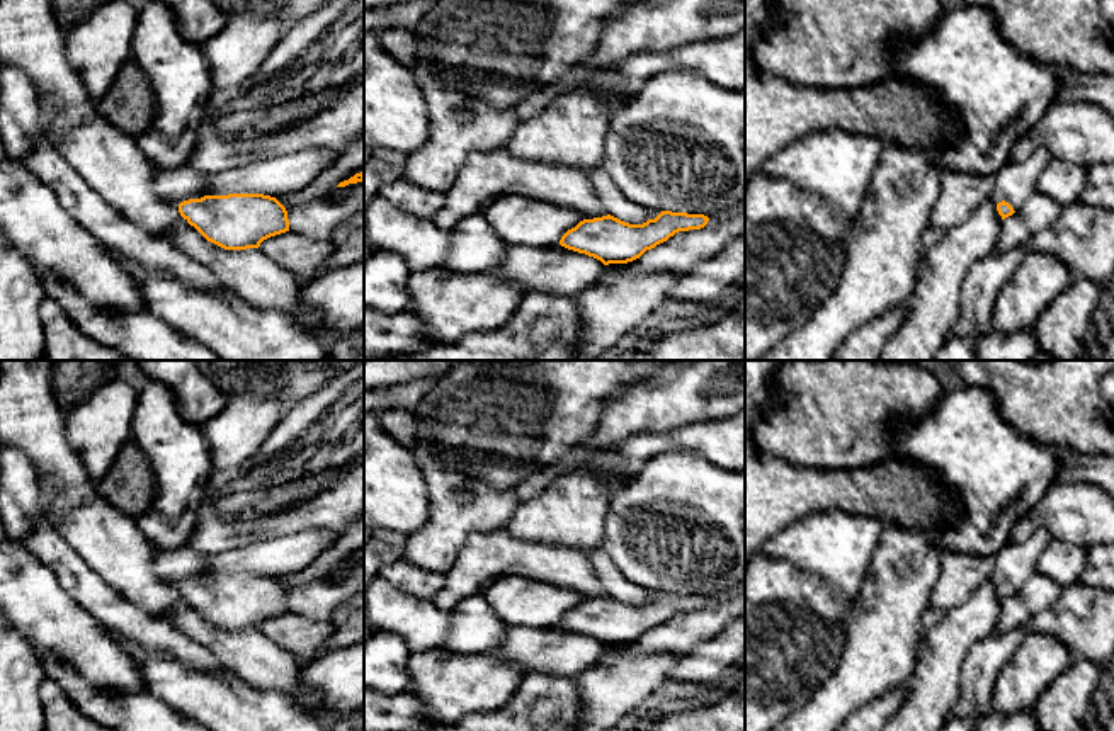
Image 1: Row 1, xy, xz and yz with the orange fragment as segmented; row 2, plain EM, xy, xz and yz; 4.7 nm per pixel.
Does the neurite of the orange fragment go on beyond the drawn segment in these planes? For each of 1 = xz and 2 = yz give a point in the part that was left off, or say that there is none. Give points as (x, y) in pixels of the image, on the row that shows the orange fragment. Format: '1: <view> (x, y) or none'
1: none
2: yz (1016, 181)

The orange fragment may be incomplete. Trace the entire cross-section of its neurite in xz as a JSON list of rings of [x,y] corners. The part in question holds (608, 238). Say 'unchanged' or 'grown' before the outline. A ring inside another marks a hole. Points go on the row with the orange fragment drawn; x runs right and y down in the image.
unchanged | [[[662,211],[643,224],[629,224],[607,214],[580,221],[561,236],[560,245],[594,257],[604,265],[628,264],[675,233],[701,230],[708,221],[704,214]]]

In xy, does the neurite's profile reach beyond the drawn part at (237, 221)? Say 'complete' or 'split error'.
split error

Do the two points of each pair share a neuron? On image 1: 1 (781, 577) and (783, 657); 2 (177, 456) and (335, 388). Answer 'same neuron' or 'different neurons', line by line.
1: same neuron
2: different neurons

